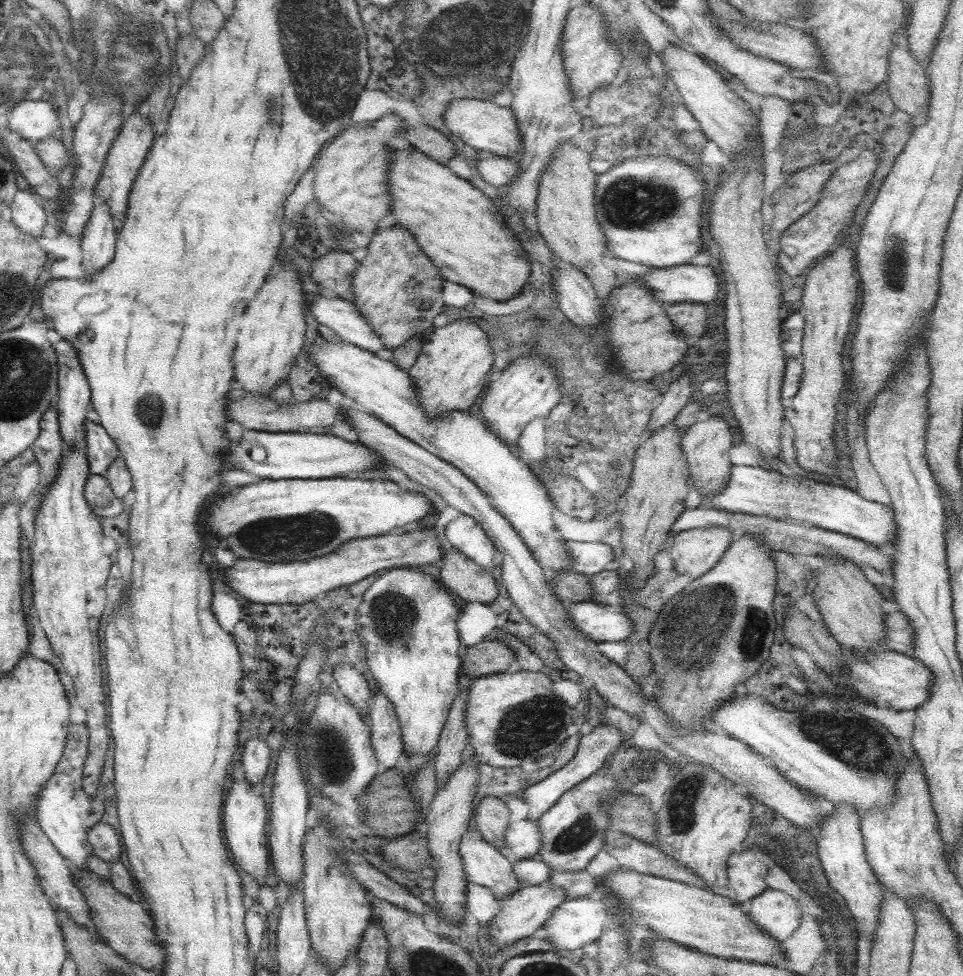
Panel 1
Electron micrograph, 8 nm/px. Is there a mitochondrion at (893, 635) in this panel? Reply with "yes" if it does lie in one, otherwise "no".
no

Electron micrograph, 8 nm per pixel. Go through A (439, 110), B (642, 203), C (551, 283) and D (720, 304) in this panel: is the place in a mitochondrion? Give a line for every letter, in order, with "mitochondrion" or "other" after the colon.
A: other
B: mitochondrion
C: other
D: other

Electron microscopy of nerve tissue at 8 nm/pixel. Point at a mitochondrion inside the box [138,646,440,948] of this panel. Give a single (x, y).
(335, 762)

